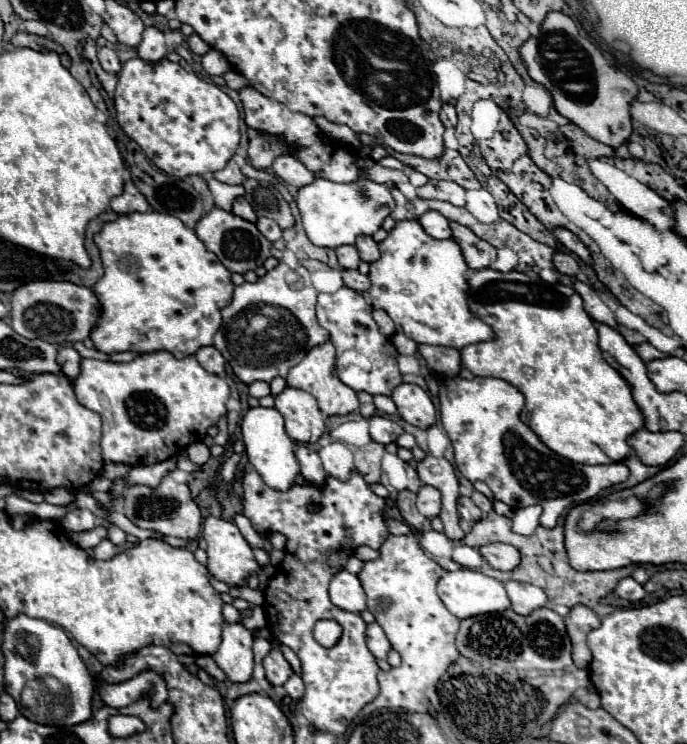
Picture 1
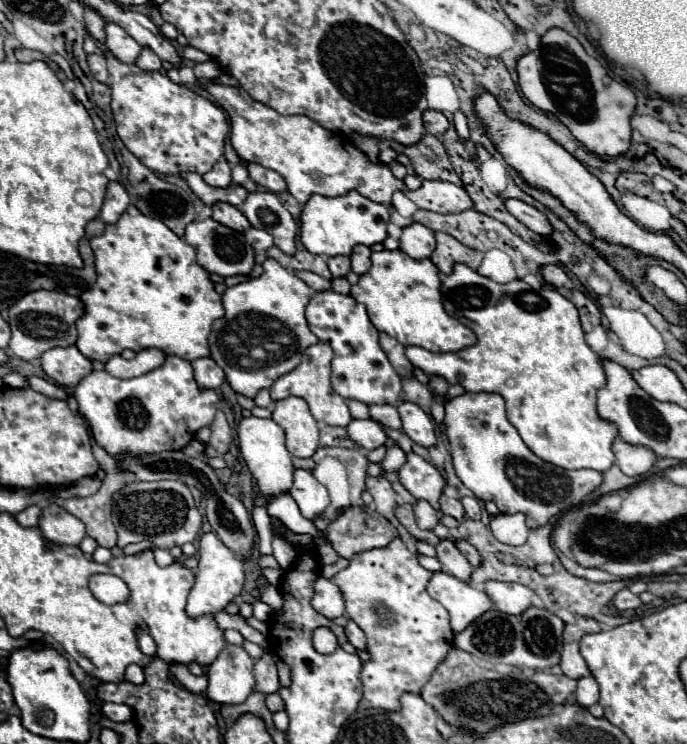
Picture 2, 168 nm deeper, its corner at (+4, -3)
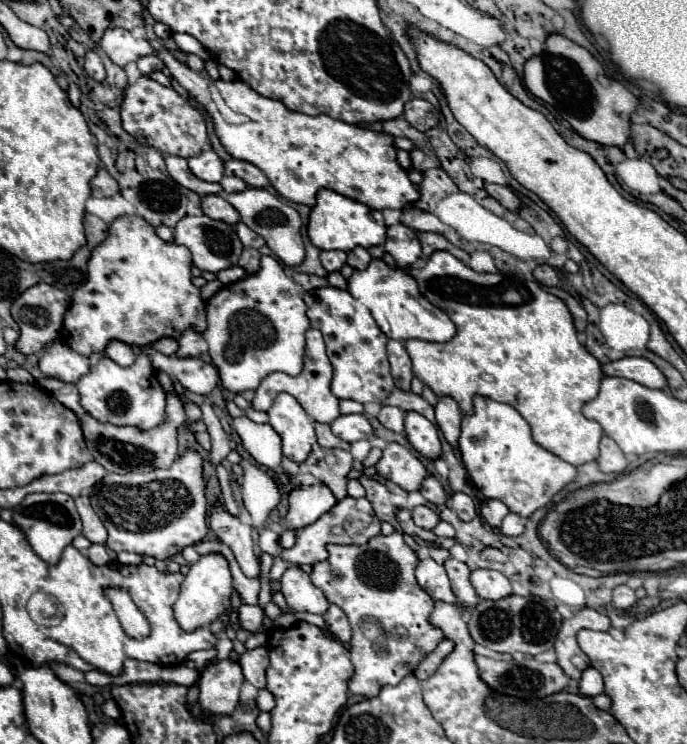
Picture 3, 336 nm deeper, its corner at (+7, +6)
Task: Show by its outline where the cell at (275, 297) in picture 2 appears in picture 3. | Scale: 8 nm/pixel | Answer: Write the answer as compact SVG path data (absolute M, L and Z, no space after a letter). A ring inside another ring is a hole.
M261 256L259 272L235 284L227 284L217 294L213 294L207 302L207 328L203 338L209 344L211 362L219 370L221 386L233 394L239 394L245 390L257 390L259 382L271 372L285 372L289 376L297 376L303 370L305 332L309 328L305 312L307 306L303 302L301 286L285 274L281 264L273 256Z

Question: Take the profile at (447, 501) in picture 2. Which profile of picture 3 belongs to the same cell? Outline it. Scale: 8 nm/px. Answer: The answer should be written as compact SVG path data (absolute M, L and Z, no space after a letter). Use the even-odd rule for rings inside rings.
M427 476L425 480L423 480L423 484L421 484L421 496L425 498L425 500L429 500L431 504L435 504L435 506L441 506L441 504L445 504L445 498L447 498L447 494L445 494L445 490L443 490L443 486L441 486L441 482L435 478L435 476Z

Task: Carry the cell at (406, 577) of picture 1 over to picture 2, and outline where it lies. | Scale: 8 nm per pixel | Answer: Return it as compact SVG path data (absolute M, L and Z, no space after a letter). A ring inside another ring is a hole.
M396 537L390 545L380 549L370 549L354 555L350 565L342 569L332 581L342 589L346 599L346 615L358 623L368 637L368 653L372 661L362 667L362 683L364 683L364 699L360 701L360 709L384 709L398 711L400 695L414 693L420 695L420 689L432 677L432 671L446 659L448 651L454 647L454 633L448 623L448 611L440 603L436 603L428 591L426 583L434 573L424 569L418 563L418 557L406 549L400 537Z

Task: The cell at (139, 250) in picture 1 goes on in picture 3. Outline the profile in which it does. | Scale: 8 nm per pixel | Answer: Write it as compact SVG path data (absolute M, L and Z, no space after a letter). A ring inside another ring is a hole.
M119 216L109 226L107 240L93 250L89 260L89 278L71 296L71 306L65 312L59 340L77 350L81 356L91 356L95 352L103 354L111 340L145 346L165 336L179 338L187 328L203 332L207 324L207 312L205 302L199 296L199 288L191 284L191 264L191 254L185 246L163 242L157 238L155 228L139 216Z

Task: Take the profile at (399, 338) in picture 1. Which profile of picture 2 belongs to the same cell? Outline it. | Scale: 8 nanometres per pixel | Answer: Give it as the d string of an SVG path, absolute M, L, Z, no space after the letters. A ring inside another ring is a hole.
M456 265L452 275L442 281L444 307L456 319L468 319L466 323L478 337L474 347L466 347L454 353L430 353L420 347L406 347L406 357L414 367L420 367L426 375L442 375L448 383L460 383L466 391L490 391L500 393L506 399L508 421L518 429L522 441L540 459L558 465L562 469L596 469L608 471L616 457L612 455L612 443L618 437L616 425L600 419L596 411L596 393L606 387L606 375L600 365L600 357L584 341L578 309L552 287L532 289L522 279L514 279L506 285L494 283L482 277L468 265Z

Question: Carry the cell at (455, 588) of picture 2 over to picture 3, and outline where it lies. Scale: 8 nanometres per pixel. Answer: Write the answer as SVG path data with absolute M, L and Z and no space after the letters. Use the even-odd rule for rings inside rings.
M425 558L417 564L415 568L415 578L417 584L433 598L433 600L443 600L443 602L455 602L455 594L451 590L449 578L445 574L445 568L437 564L433 558Z

